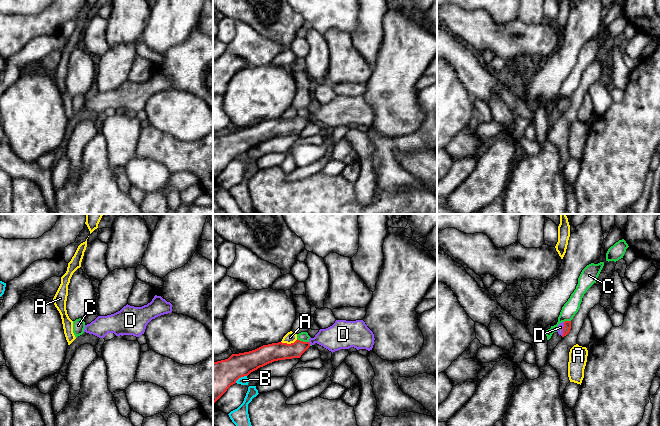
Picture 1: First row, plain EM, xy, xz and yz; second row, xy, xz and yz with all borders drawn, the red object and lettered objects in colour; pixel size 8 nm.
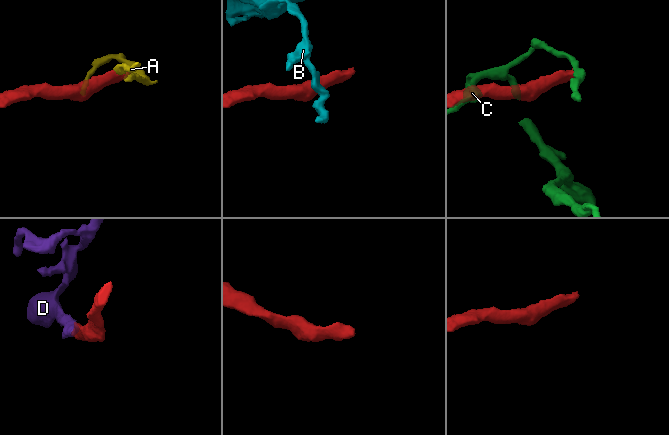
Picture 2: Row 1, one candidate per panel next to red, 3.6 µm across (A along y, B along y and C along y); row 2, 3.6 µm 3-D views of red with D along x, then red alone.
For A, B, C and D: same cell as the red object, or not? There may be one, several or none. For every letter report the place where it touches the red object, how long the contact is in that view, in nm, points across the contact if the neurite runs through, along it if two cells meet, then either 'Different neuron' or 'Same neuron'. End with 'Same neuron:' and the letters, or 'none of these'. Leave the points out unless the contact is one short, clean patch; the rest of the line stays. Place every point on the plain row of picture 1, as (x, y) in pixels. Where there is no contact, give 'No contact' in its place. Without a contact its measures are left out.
A: Touches red at xz (289, 120). Shared border 140 nm. Different neuron
B: Touches red at xz (240, 153). Shared border 110 nm. Boundary: xz (246, 151), (235, 158). Different neuron
C: Touches red at xz (302, 117). Shared border 100 nm. Different neuron
D: Touches red at yz (563, 105). Shared border 110 nm. Path across: yz (567, 100), (563, 105), (560, 103). Same neuron
Same neuron: D

